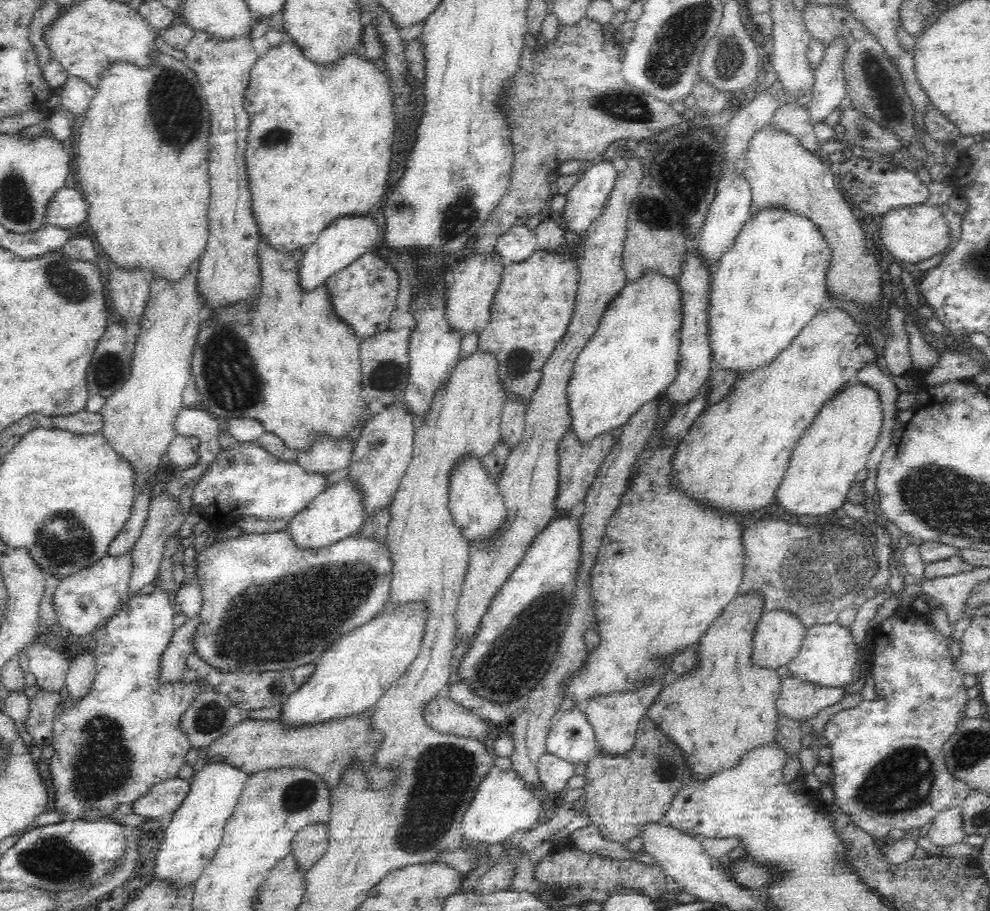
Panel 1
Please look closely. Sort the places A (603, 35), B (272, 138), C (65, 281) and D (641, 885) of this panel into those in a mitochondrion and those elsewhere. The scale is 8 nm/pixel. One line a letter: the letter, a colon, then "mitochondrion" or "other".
A: other
B: mitochondrion
C: mitochondrion
D: other

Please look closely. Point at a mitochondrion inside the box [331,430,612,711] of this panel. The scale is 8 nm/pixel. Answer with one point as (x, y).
(529, 638)

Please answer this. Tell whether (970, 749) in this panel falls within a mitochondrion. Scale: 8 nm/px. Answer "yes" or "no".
yes

